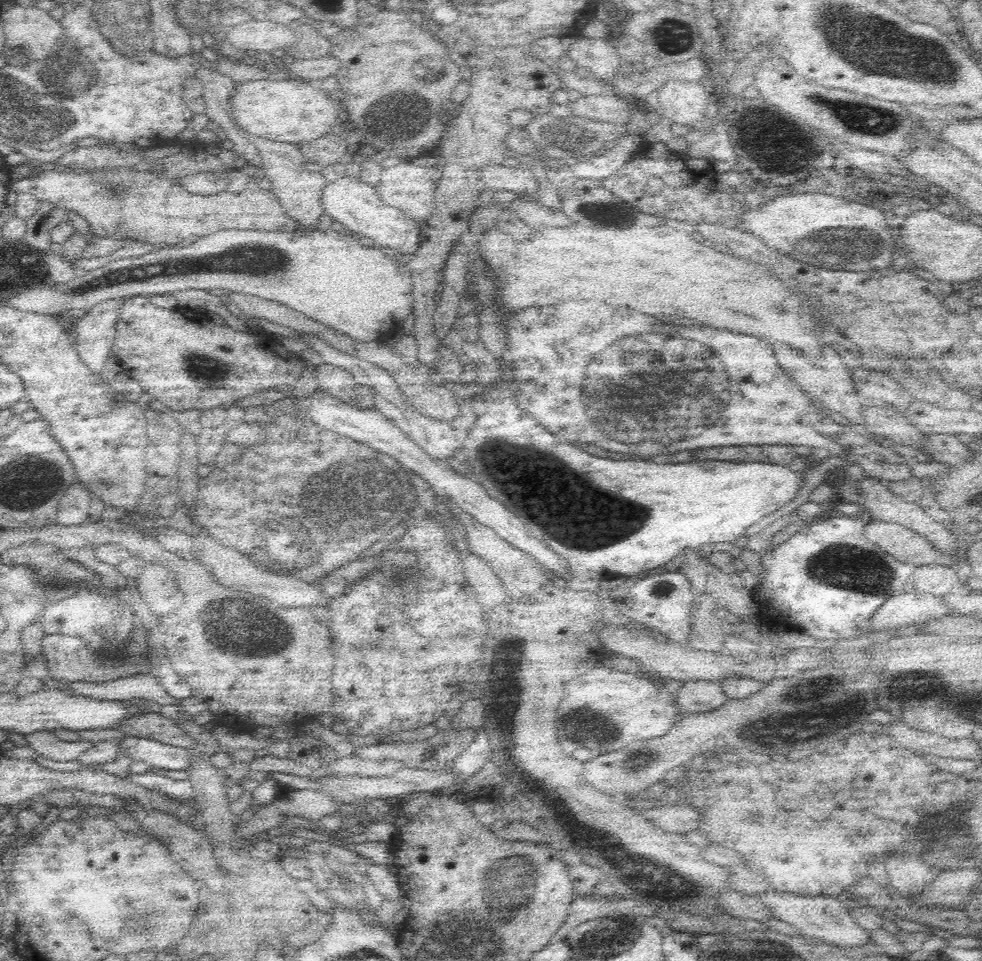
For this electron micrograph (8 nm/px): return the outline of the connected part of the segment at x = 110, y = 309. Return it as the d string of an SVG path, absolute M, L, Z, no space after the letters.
M122 299L101 302L74 323L74 343L80 361L90 372L100 374L113 358L111 348L115 341L115 324Z

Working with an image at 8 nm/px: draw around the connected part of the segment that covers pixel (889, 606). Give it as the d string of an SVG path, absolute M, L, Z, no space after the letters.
M916 590L908 594L890 596L870 618L870 630L886 630L886 628L902 628L918 622L926 622L932 618L942 618L948 614L948 608L938 602L936 596L924 596Z

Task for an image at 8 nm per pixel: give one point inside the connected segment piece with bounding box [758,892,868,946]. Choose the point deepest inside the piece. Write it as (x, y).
(826, 919)

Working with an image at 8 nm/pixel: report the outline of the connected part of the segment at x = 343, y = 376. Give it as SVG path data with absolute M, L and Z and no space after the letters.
M324 364L315 367L315 377L320 389L330 392L330 395L340 398L342 402L354 404L354 378L346 368Z

